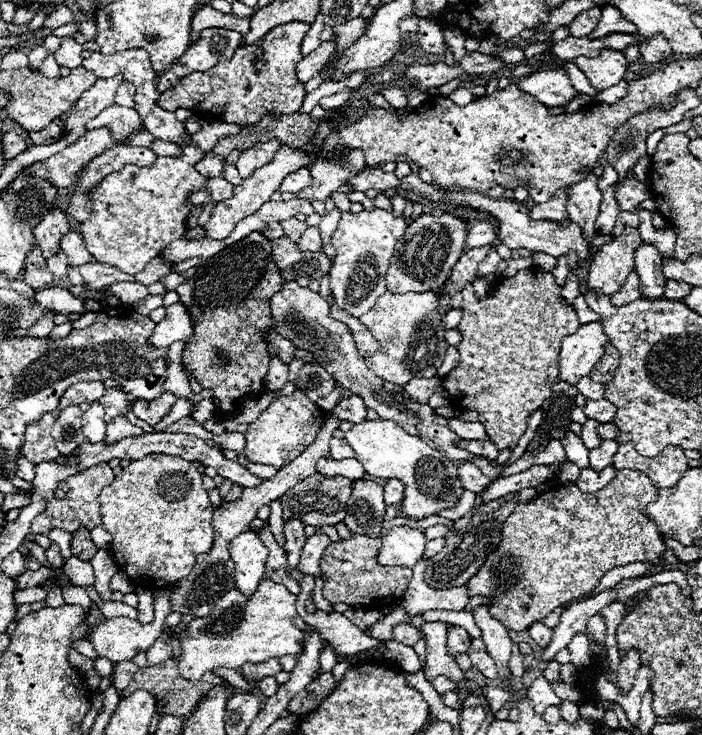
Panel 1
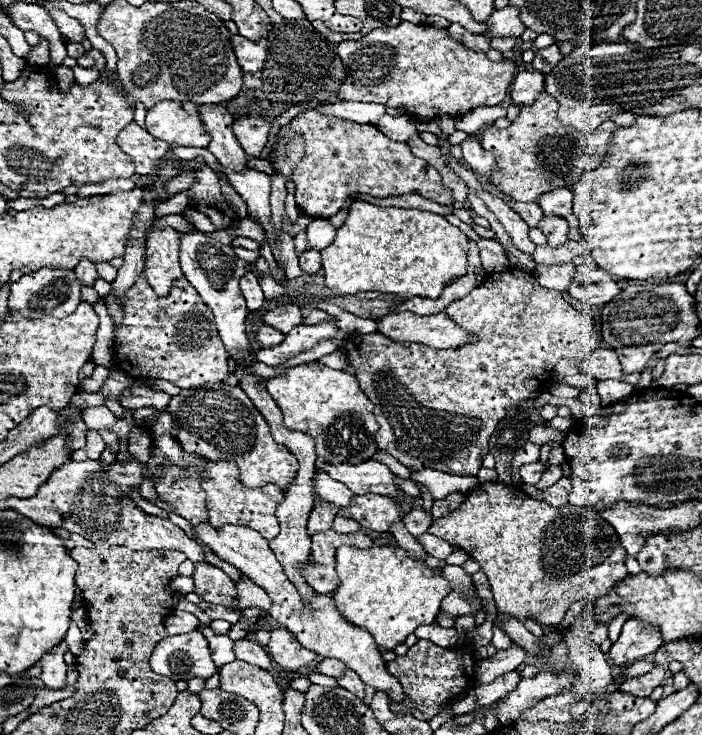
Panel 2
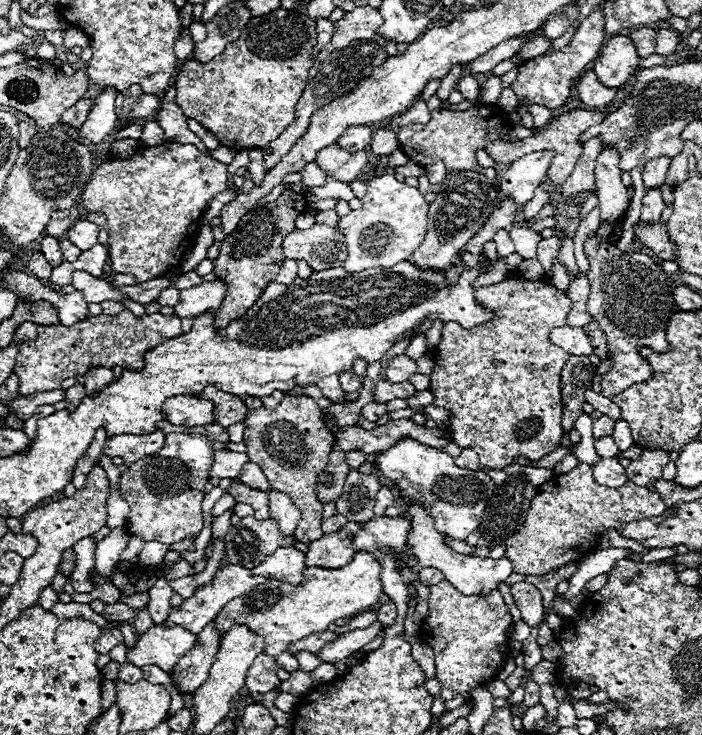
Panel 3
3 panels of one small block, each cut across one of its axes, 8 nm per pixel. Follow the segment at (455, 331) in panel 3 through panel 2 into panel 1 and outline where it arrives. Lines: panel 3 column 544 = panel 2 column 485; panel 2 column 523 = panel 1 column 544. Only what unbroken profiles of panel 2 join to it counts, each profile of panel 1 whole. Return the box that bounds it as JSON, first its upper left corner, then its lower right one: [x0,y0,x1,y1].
[442,268,580,450]

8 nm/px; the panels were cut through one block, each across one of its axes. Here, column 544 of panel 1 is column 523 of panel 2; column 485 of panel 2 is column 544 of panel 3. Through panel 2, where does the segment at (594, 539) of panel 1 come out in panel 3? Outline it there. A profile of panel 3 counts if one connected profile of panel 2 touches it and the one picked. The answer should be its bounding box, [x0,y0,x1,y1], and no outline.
[504,464,666,576]

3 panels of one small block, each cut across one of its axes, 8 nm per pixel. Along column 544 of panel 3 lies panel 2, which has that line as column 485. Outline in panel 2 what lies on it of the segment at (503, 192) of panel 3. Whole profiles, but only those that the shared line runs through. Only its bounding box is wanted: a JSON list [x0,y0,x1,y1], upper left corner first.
[460,134,494,178]

